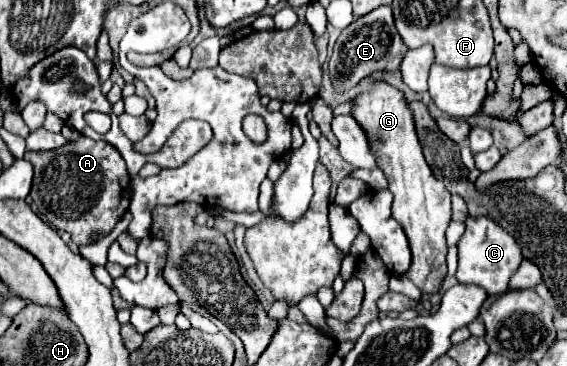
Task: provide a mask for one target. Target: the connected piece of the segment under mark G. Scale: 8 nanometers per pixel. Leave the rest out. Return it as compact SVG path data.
M374 84L366 94L354 98L352 116L366 126L366 134L370 136L374 150L378 152L378 168L388 178L388 190L394 194L392 216L402 224L410 250L412 250L412 266L406 274L424 294L438 292L444 276L446 276L446 238L444 232L452 218L450 212L450 192L446 192L444 184L434 178L430 166L422 156L422 148L414 130L412 112L398 88L390 84Z

